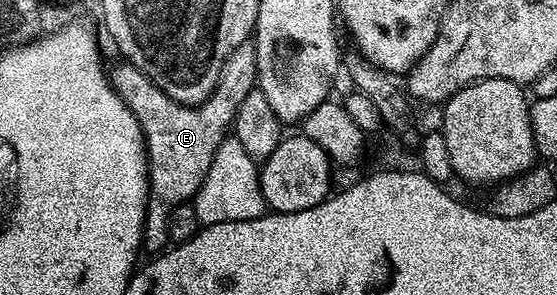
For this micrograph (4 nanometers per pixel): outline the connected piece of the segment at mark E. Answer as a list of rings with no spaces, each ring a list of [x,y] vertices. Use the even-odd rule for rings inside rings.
[[[248,40],[228,59],[222,68],[220,79],[211,91],[209,99],[193,111],[176,110],[176,102],[160,91],[135,65],[121,63],[109,70],[108,76],[114,90],[136,115],[146,140],[146,162],[150,165],[150,198],[146,200],[146,218],[142,228],[142,244],[145,252],[157,255],[171,244],[168,233],[169,216],[180,204],[189,202],[202,185],[213,165],[213,157],[222,141],[231,132],[240,103],[247,98],[258,83],[258,56],[253,40]]]

